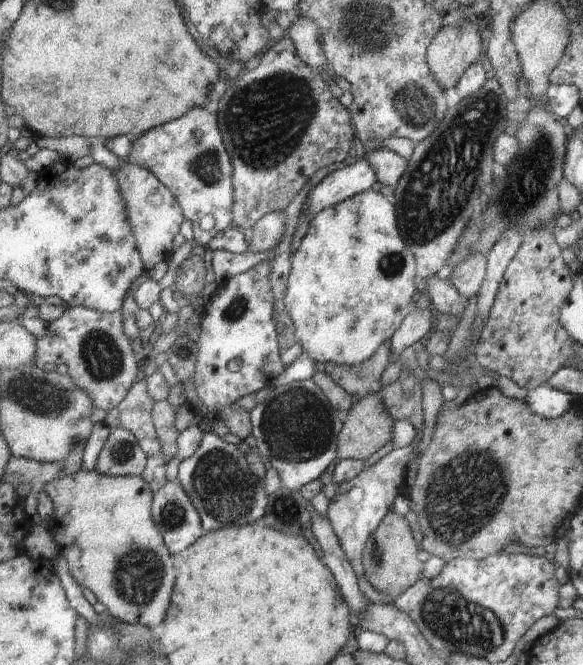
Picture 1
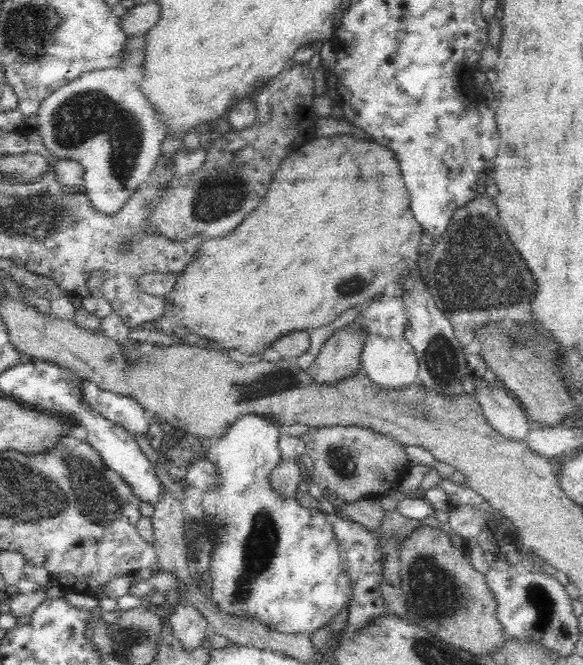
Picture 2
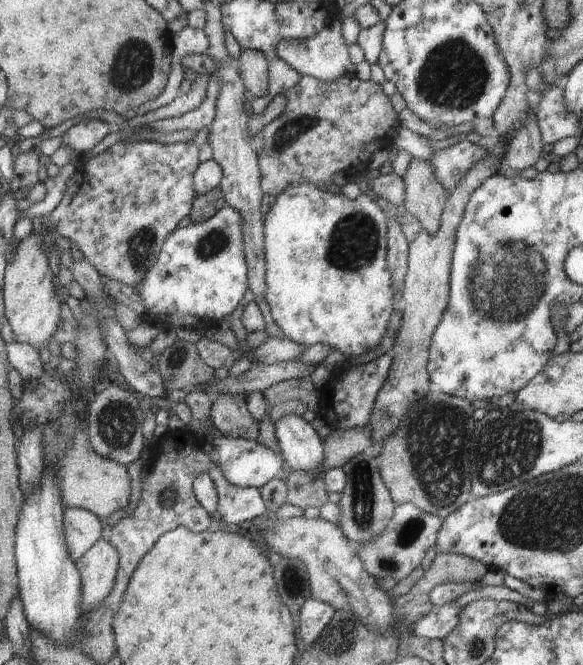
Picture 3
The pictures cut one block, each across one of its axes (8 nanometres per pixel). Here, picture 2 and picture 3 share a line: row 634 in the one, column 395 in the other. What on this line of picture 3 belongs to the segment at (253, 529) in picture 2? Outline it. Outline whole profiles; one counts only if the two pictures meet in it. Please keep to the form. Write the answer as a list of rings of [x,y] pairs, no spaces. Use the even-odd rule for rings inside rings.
[[[304,181],[303,183],[297,185],[291,185],[276,198],[276,203],[270,208],[270,211],[264,217],[264,244],[265,244],[265,257],[266,257],[266,284],[268,287],[268,292],[266,293],[266,300],[270,306],[270,313],[272,314],[272,319],[276,323],[276,325],[282,329],[286,338],[296,341],[297,343],[303,344],[306,348],[310,345],[317,344],[327,344],[333,349],[340,351],[347,358],[353,358],[355,356],[359,356],[360,354],[365,354],[369,349],[376,348],[381,342],[381,338],[385,334],[385,330],[387,330],[387,324],[389,324],[389,320],[391,320],[391,316],[393,316],[393,310],[397,310],[397,306],[395,306],[395,300],[398,299],[398,293],[395,292],[395,280],[394,273],[391,272],[390,262],[387,262],[386,257],[388,256],[388,220],[389,213],[383,212],[379,206],[377,206],[375,202],[375,198],[371,198],[368,195],[362,193],[356,199],[351,200],[351,198],[347,198],[347,196],[343,196],[340,193],[333,194],[333,192],[324,191],[323,189],[319,189],[315,187],[312,183],[308,181]]]

